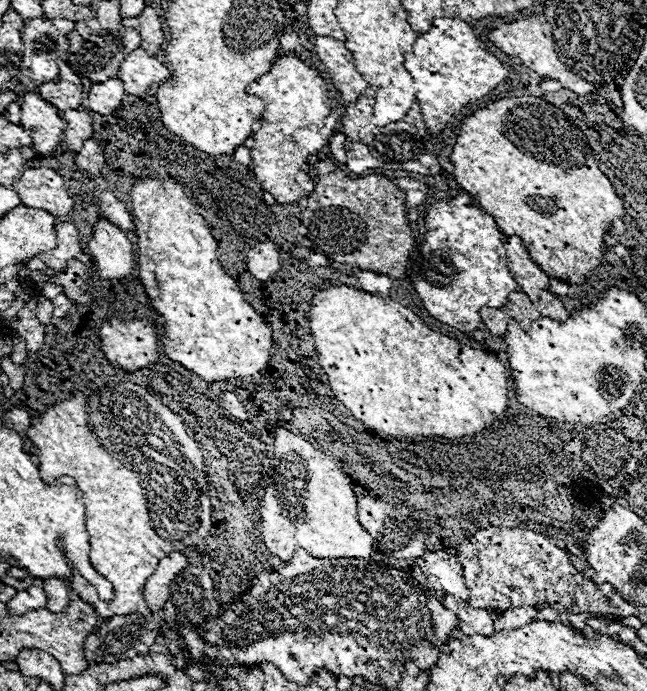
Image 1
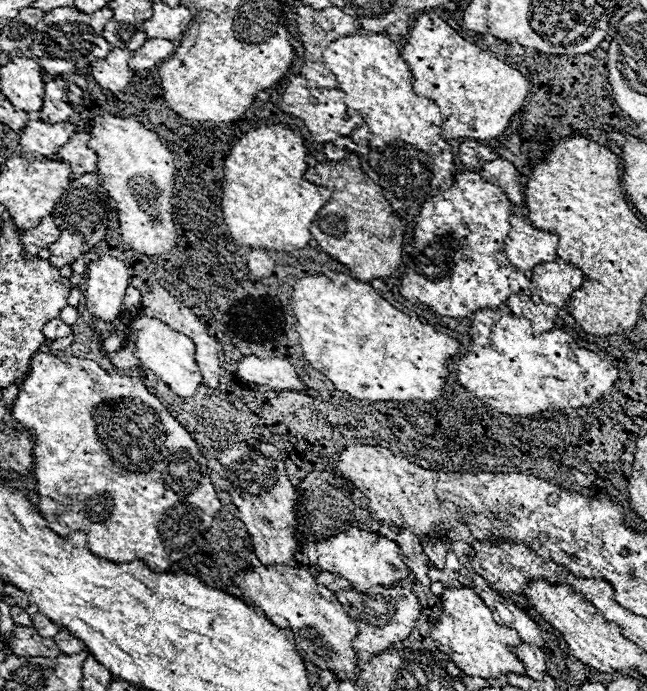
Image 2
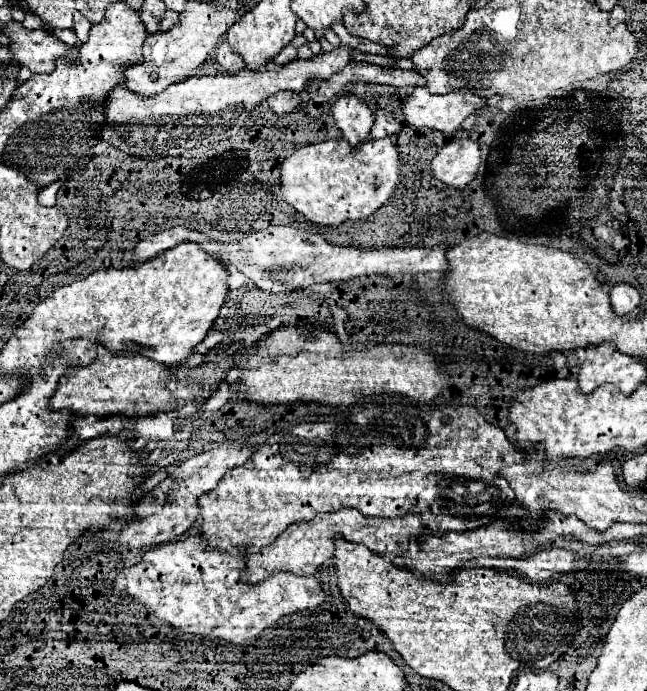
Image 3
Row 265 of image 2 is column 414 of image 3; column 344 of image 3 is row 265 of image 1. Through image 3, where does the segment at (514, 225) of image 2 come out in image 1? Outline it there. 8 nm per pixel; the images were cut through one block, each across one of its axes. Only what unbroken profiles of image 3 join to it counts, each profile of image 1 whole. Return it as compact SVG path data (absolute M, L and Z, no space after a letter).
M508 236L504 242L506 256L508 256L508 266L516 282L520 284L522 292L536 302L540 298L540 292L548 288L548 274L540 270L540 266L530 258L528 248L522 244L520 236Z

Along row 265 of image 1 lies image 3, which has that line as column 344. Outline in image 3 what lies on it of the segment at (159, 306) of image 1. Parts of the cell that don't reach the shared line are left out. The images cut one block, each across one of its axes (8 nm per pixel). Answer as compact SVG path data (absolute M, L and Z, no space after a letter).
M392 138L382 140L368 140L358 146L348 146L346 140L326 140L322 144L308 144L298 154L288 156L282 168L282 194L290 206L294 206L300 214L304 214L308 220L324 226L338 226L344 220L358 220L368 218L374 214L396 190L402 180L402 160L398 146L392 142Z

